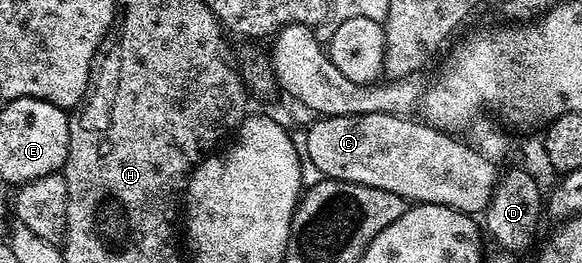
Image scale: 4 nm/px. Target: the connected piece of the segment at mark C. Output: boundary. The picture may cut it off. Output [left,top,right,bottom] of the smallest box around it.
[306,113,497,215]

